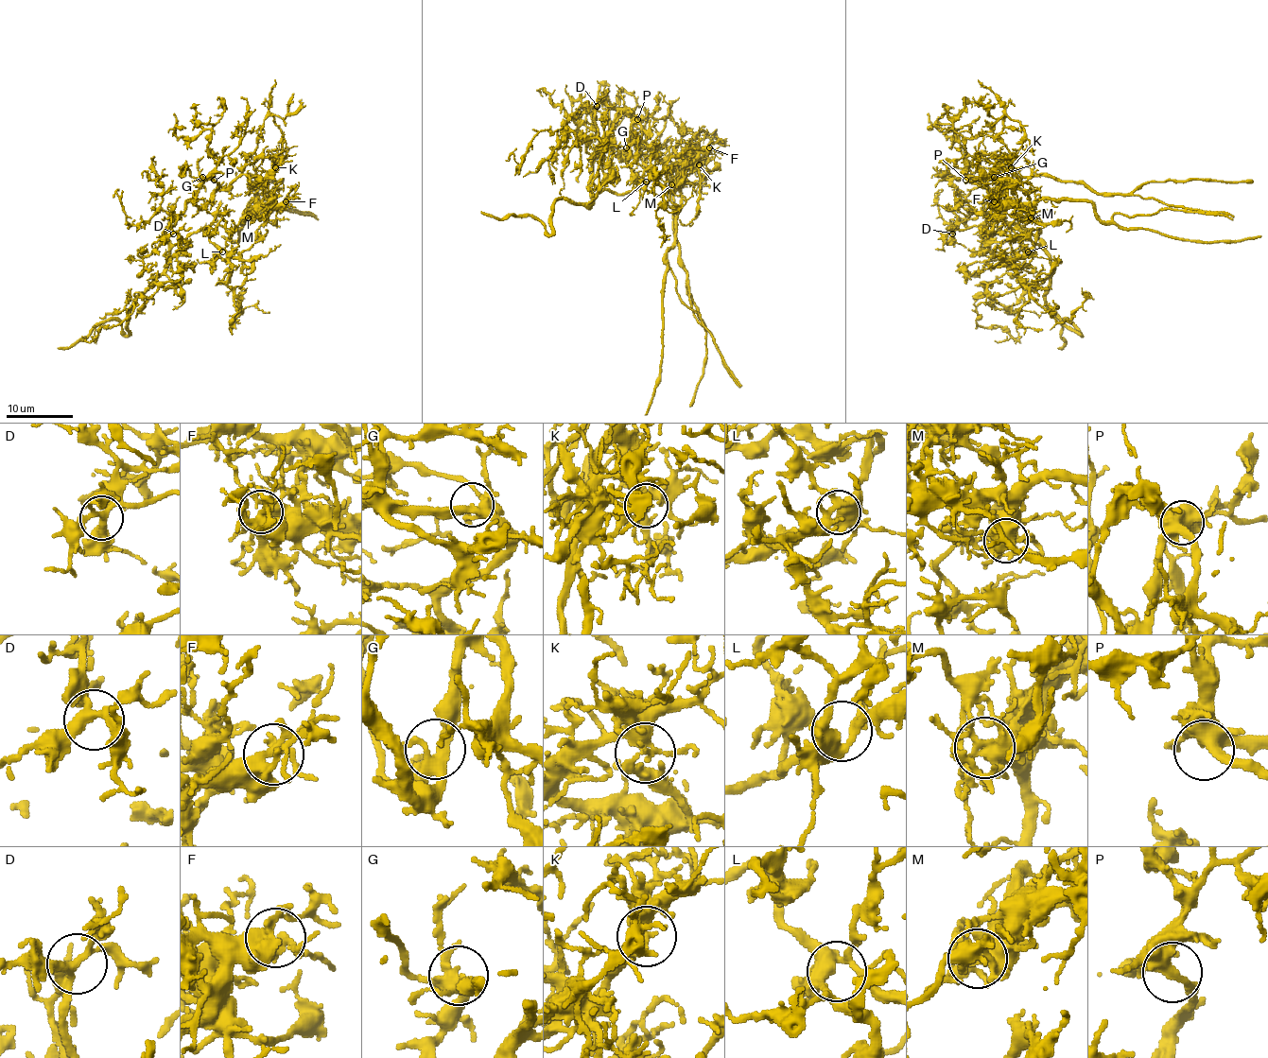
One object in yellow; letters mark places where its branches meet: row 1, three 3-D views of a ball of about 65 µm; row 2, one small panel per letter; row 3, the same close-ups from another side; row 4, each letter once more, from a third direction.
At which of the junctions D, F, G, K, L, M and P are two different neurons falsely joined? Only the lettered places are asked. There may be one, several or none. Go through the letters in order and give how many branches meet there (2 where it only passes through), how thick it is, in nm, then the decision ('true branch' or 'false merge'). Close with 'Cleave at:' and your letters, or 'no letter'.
D: 4 branches meet; 280 nm thick; true branch
F: 5 branches meet; 360 nm thick; true branch
G: 4 branches meet; 360 nm thick; true branch
K: 4 branches meet; 320 nm thick; false merge
L: 5 branches meet; 400 nm thick; true branch
M: 10 branches meet; 460 nm thick; false merge
P: 5 branches meet; 400 nm thick; true branch
Cleave at: K, M

